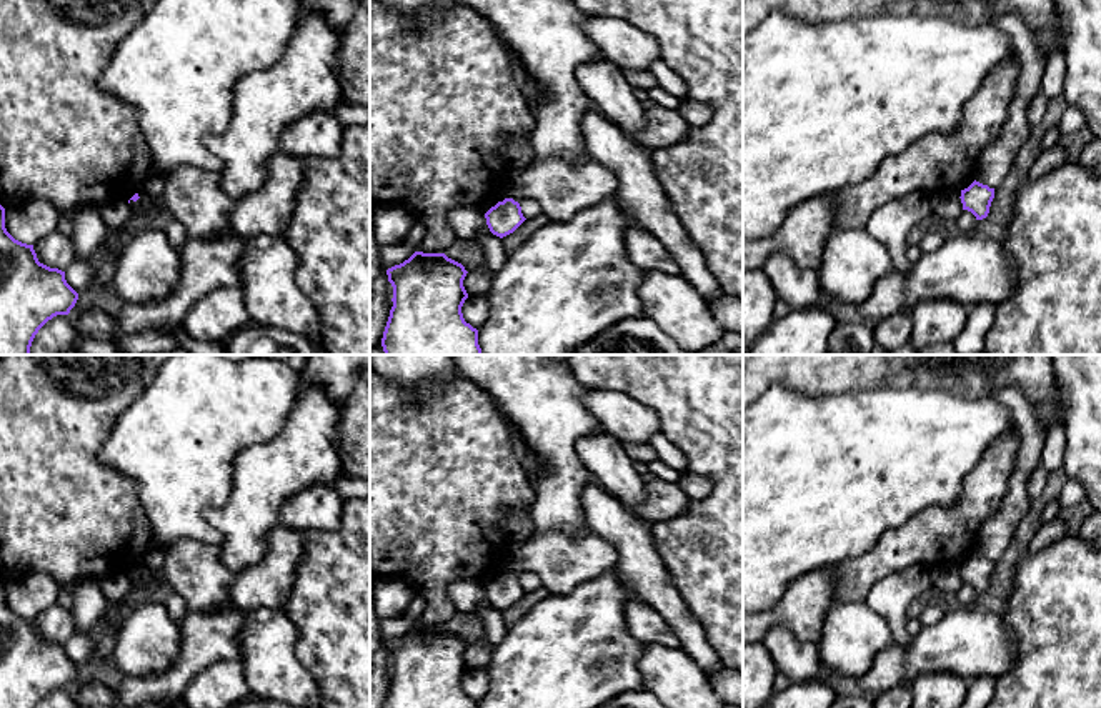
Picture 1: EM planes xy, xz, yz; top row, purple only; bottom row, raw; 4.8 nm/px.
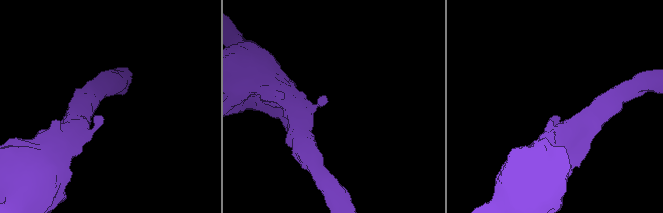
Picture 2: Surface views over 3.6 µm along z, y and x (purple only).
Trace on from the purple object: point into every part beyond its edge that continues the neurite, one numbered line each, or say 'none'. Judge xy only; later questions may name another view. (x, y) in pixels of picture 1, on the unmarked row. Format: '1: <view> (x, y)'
none

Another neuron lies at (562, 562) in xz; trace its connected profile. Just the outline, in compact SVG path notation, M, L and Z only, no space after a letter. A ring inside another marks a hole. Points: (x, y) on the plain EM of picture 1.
M546 530L533 533L525 541L511 541L503 570L518 576L533 571L548 593L556 595L568 593L580 583L613 570L616 558L616 550L596 535L573 538Z

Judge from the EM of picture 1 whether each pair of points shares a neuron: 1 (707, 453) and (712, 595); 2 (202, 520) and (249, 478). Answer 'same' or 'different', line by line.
1: same
2: different

